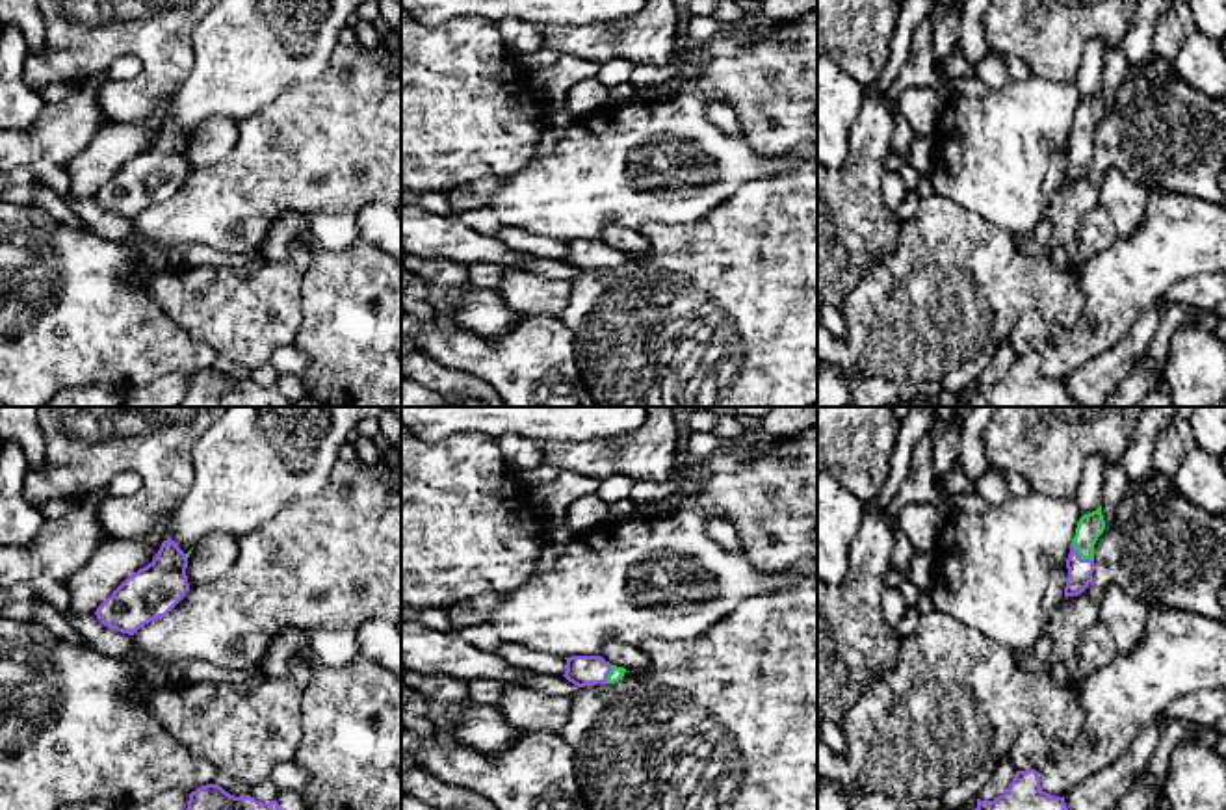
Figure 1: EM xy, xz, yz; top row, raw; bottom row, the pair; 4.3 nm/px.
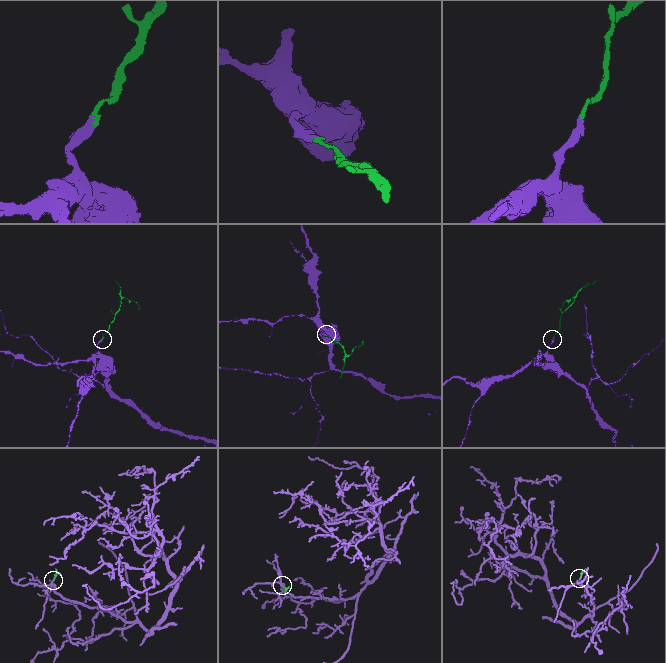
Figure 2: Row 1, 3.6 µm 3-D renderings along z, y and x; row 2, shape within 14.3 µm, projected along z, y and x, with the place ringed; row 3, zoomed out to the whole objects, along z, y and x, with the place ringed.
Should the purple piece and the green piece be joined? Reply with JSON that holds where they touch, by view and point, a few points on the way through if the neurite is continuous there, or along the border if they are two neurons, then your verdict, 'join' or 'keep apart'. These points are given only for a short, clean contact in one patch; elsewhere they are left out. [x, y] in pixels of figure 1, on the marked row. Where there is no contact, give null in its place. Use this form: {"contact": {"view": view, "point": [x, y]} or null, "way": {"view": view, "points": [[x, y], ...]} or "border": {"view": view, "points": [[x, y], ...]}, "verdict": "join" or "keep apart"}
{"contact": {"view": "yz", "point": [1078, 556]}, "way": {"view": "yz", "points": [[1080, 571], [1078, 556], [1091, 526]]}, "verdict": "join"}

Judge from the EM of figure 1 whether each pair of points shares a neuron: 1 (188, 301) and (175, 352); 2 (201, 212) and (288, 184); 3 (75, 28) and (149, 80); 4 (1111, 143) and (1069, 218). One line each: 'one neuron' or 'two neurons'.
1: two neurons
2: one neuron
3: one neuron
4: one neuron

